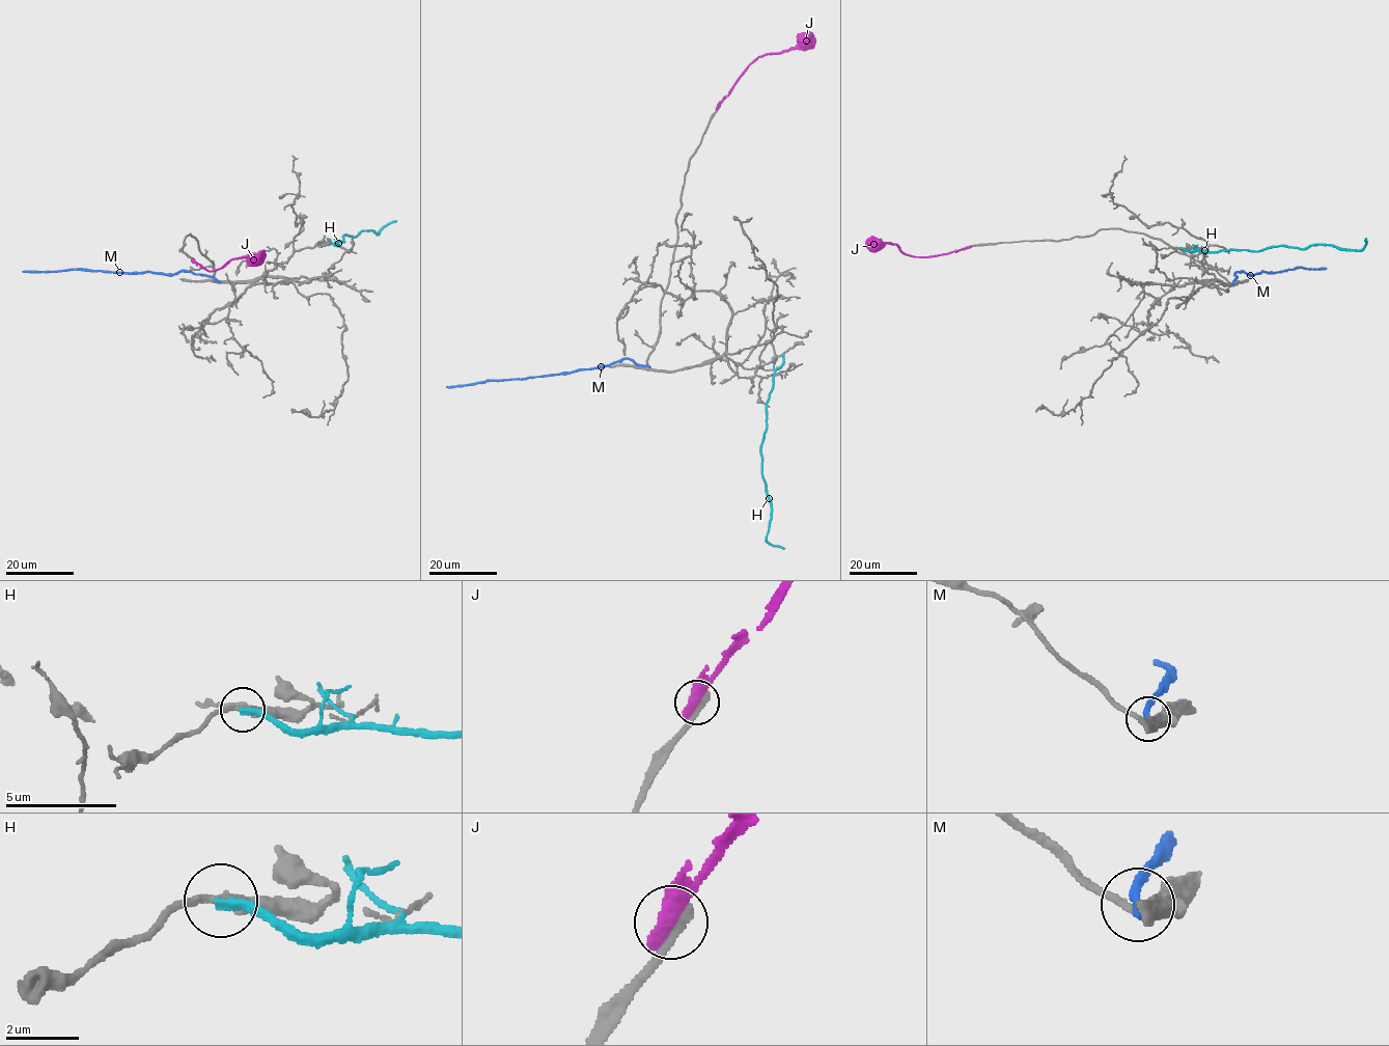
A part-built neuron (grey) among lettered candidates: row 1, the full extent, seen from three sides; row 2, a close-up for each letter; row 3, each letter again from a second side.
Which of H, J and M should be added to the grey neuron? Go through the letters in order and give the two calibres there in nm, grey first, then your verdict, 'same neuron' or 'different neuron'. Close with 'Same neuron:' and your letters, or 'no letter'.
H: 200 nm thick on the grey side, 300 nm on the other; different neuron
J: 280 nm thick on the grey side, 360 nm on the other; different neuron
M: 240 nm thick on the grey side, 360 nm on the other; different neuron
Same neuron: no letter

